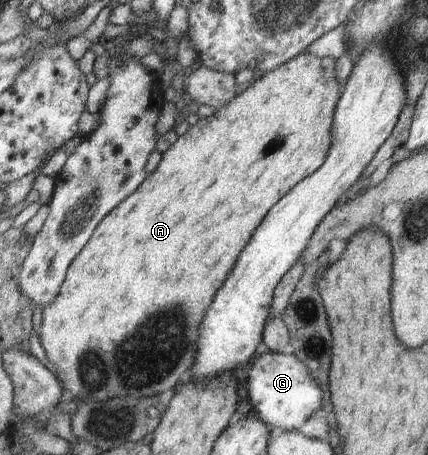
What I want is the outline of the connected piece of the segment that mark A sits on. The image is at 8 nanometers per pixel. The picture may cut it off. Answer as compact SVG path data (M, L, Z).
M303 51L273 71L262 74L229 103L218 107L214 114L200 118L196 124L190 125L183 136L179 136L166 152L161 153L162 158L156 170L146 177L138 190L129 194L100 221L90 240L70 264L56 300L43 308L39 337L47 357L57 370L56 378L60 380L66 398L80 398L82 403L103 401L112 397L130 397L136 400L154 394L158 396L180 382L180 376L188 372L194 364L196 340L198 340L200 322L204 320L204 312L212 304L218 288L231 273L250 237L278 200L294 188L295 184L314 174L324 164L330 148L333 114L341 92L341 84L335 75L335 59L317 57L308 51Z

